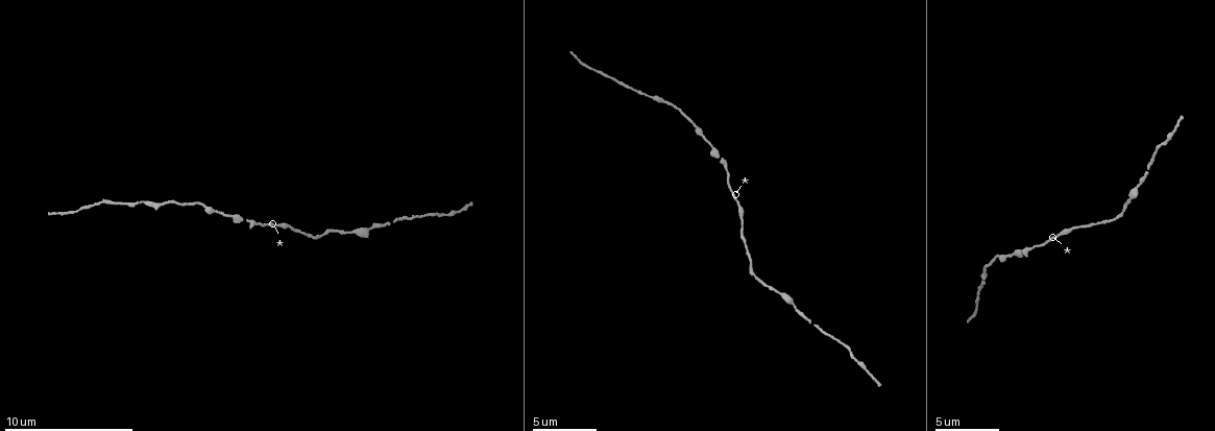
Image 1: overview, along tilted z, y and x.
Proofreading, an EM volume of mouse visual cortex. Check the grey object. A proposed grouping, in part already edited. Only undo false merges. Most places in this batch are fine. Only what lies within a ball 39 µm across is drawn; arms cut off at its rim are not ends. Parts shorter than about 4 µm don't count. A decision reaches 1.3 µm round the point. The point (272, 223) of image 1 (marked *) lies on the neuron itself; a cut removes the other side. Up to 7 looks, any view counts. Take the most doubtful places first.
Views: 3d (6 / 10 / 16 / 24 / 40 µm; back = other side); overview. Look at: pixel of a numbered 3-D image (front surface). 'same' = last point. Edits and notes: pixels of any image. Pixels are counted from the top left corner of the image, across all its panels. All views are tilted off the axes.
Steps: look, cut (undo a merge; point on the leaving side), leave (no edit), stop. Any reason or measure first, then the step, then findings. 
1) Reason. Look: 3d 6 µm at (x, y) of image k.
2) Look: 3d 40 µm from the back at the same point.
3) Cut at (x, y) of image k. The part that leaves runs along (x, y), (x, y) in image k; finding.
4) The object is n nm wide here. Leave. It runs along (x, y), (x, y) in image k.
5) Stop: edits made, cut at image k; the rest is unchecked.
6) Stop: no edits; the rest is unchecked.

Look: 3d 6 µm at (646, 95) of image 1.

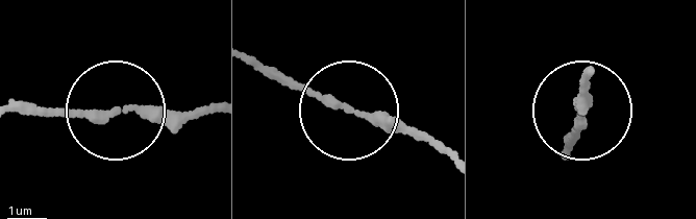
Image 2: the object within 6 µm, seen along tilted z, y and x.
Leave. It runs along (207, 113), (25, 103) in image 2; all the same neuron.

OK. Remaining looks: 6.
Thick turns thin. Look: 3d 16 µm at (769, 288) of image 1.

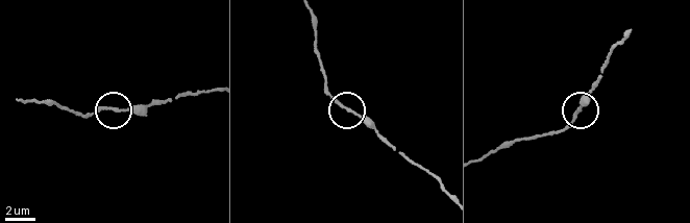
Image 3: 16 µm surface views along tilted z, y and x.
From behind. Look: 3d 16 µm from the back at (115, 109) of image 3.

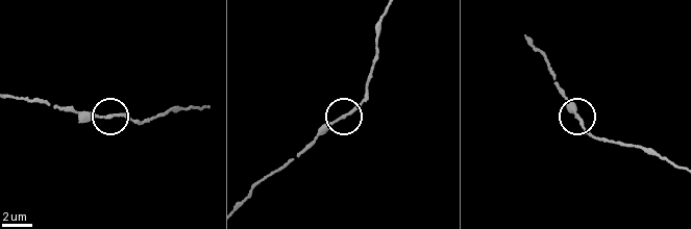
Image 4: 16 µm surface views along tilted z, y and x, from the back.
The object is 190 nm wide here. Leave. It runs along (381, 20), (366, 94), (314, 142) in image 4; continuous, no second neuron.

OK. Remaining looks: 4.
Look: 3d 16 µm at (225, 213) of image 1.

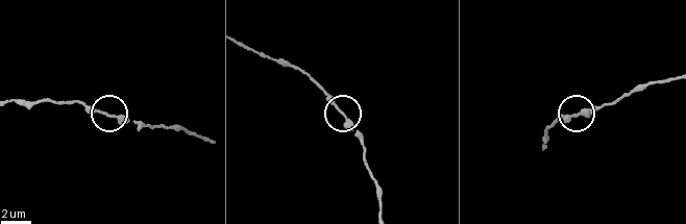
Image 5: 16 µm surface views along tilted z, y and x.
Leave. It runs along (162, 126), (149, 127), (72, 101) in image 5; continuous, no second neuron.

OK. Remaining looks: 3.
Stop: no edits; the rest is unchecked.

